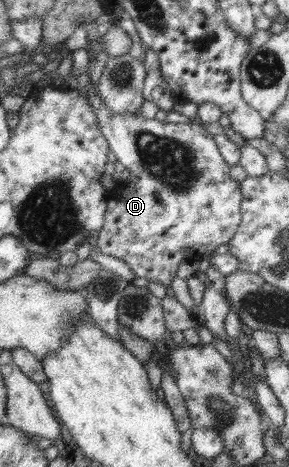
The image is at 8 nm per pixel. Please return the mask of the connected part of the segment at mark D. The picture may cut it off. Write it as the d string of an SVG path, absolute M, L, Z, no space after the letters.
M101 38L93 41L93 43L89 41L89 44L89 48L92 47L95 52L97 52L95 56L97 59L95 59L95 61L89 59L91 85L89 85L89 93L85 98L92 104L93 110L98 118L100 130L107 140L110 152L113 152L115 157L117 157L117 161L131 173L124 184L117 184L115 188L109 192L113 194L113 200L108 201L107 212L105 212L105 224L103 224L100 234L95 236L93 242L95 242L96 246L100 248L103 254L114 256L115 258L119 258L119 260L123 260L125 264L128 264L129 268L134 272L135 277L146 278L149 282L159 283L167 288L177 276L178 266L182 264L183 261L190 262L194 265L195 262L203 258L204 254L213 254L220 244L227 244L231 238L233 238L239 224L242 222L242 195L240 192L240 184L231 179L229 164L223 159L219 147L217 147L210 132L207 132L207 129L203 125L200 125L199 122L169 123L142 116L135 117L133 113L129 112L115 114L110 108L107 108L104 105L103 99L99 96L96 84L109 58L104 48L102 48Z

